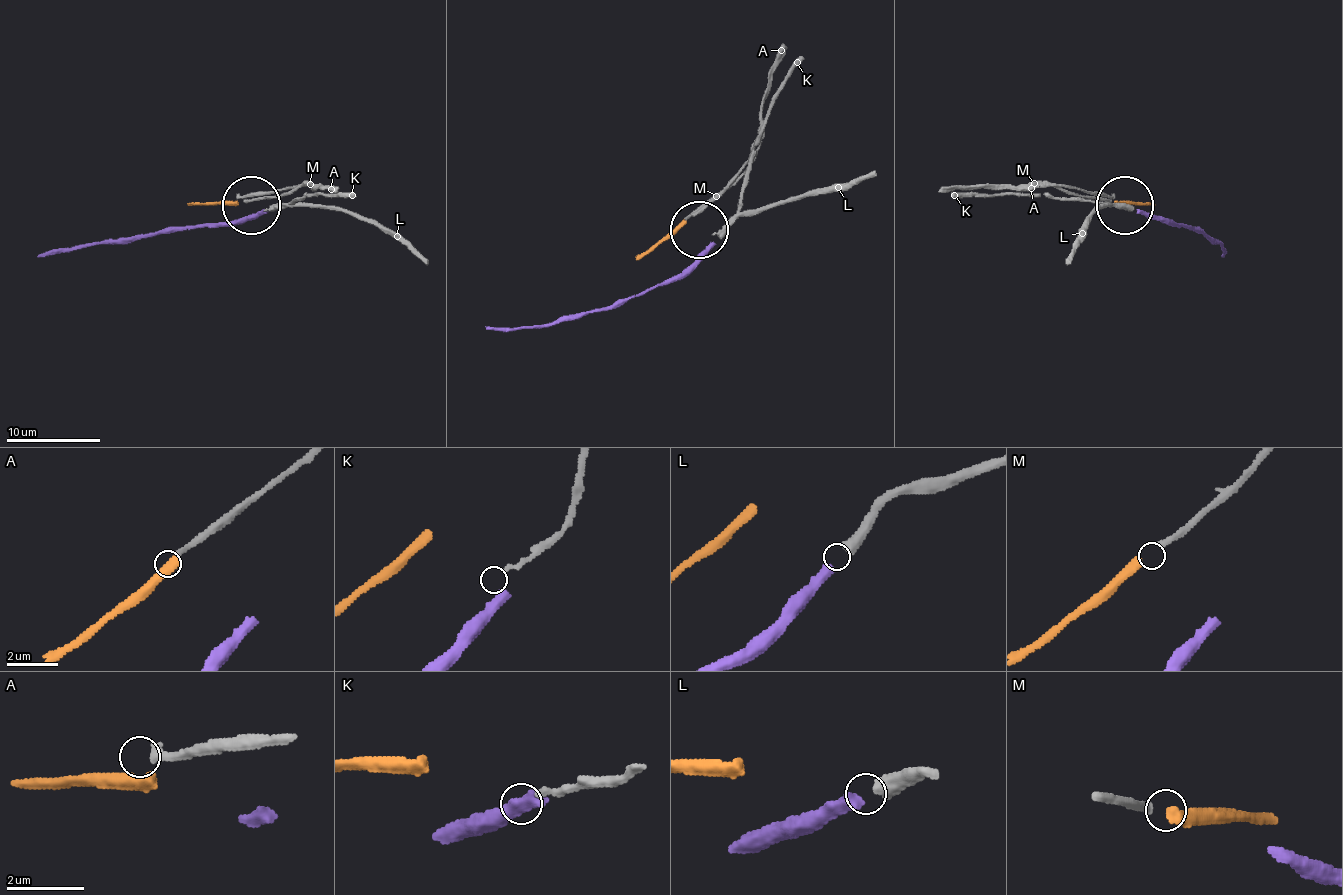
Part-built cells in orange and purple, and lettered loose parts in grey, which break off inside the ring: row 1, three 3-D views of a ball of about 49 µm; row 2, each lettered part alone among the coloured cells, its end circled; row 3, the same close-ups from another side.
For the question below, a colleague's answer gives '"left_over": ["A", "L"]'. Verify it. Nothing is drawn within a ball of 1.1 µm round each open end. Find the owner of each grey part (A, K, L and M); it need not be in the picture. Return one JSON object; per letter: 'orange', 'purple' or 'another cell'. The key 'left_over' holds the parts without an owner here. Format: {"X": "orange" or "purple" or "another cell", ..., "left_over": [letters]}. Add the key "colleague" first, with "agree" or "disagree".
{"colleague": "disagree", "A": "another cell", "K": "another cell", "L": "purple", "M": "orange", "left_over": ["A", "K"]}

